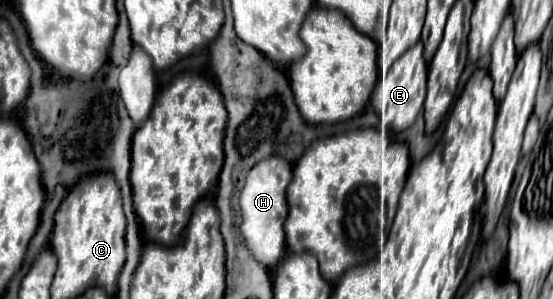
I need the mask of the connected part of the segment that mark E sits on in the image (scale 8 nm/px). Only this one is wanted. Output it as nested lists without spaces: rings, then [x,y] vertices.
[[[418,41],[390,67],[390,71],[386,75],[382,75],[376,81],[370,103],[376,109],[380,123],[384,121],[394,131],[404,131],[414,123],[418,111],[422,109],[424,97],[426,97],[426,71],[428,69],[426,69],[426,61],[424,61],[424,45],[422,45],[422,41]]]

